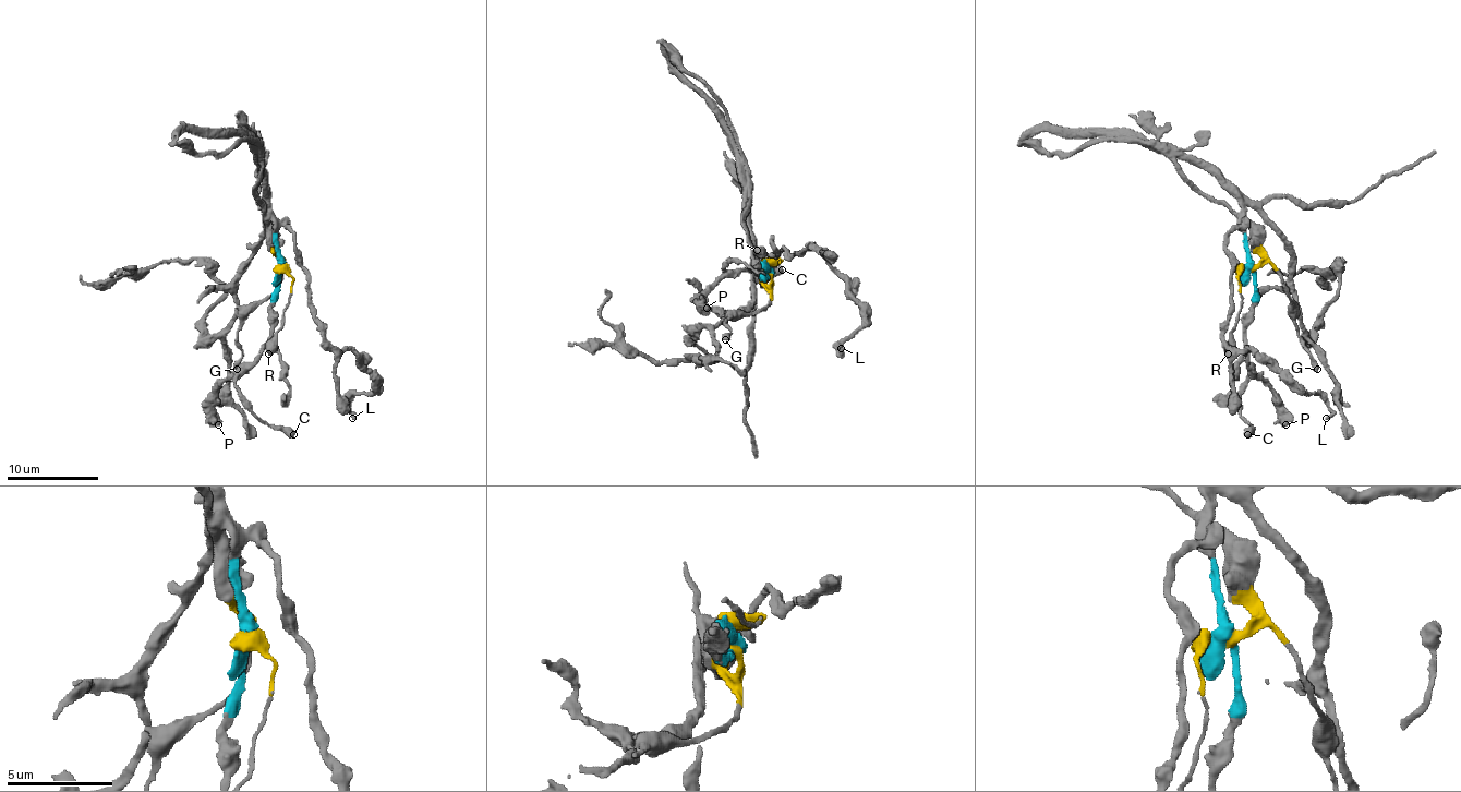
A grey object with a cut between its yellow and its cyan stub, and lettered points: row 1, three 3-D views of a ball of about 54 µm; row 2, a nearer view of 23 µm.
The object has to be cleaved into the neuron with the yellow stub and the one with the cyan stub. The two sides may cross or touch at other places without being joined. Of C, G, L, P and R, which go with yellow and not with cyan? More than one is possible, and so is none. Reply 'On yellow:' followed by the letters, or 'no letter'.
On yellow: G, R

